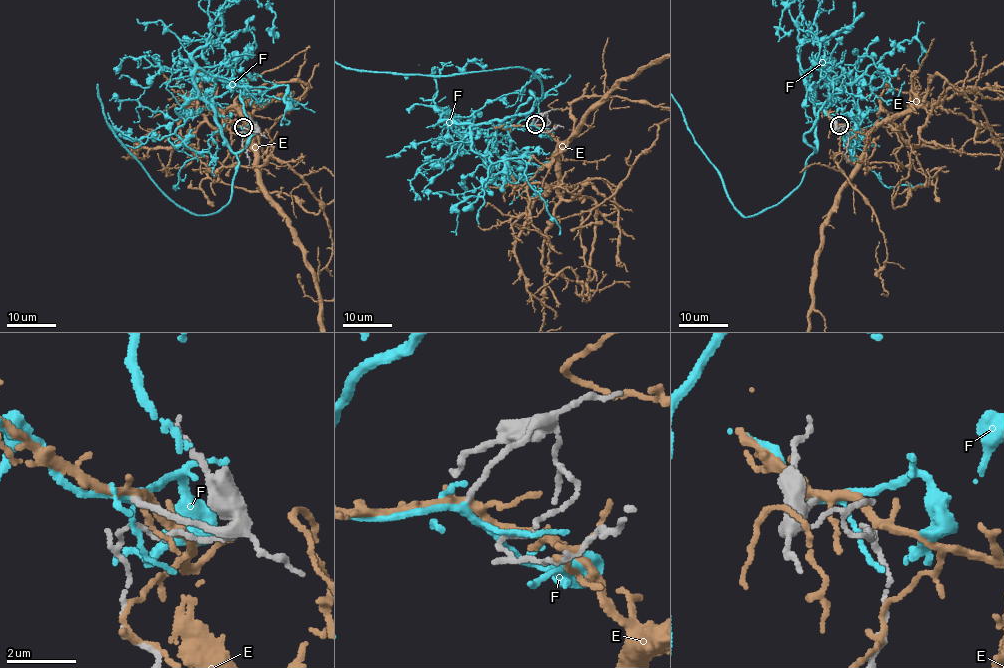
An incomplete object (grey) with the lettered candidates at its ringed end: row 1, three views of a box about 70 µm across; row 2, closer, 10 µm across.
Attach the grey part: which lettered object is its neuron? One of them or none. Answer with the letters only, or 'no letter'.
F

